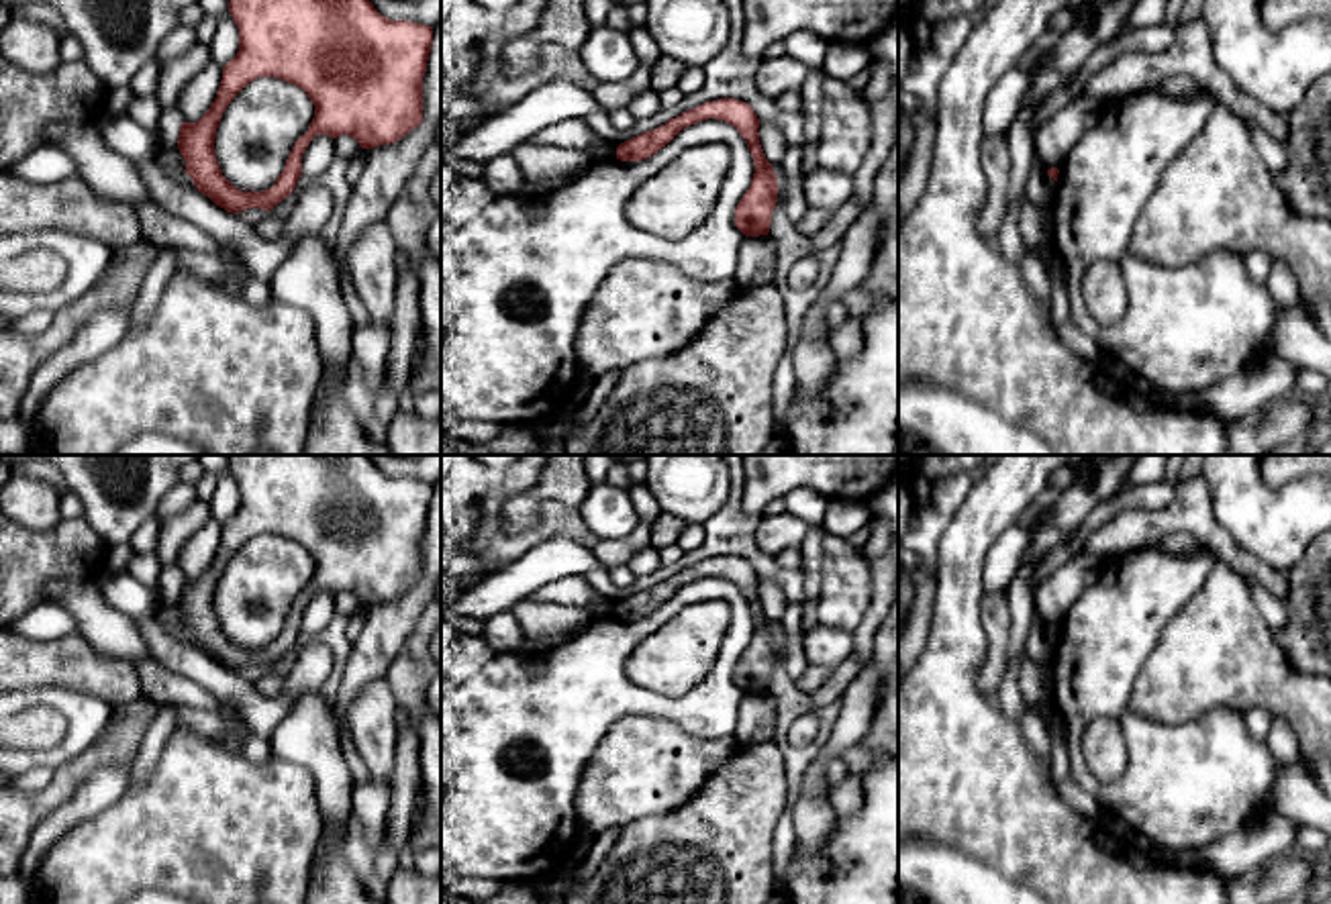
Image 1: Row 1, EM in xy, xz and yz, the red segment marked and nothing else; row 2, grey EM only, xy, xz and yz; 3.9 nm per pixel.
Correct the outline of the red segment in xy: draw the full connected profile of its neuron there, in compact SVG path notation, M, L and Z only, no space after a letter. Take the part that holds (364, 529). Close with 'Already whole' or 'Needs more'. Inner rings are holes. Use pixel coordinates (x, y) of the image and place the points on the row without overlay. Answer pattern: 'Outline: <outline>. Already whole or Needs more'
Outline: M227 455L239 486L239 508L223 524L214 559L196 580L182 580L178 606L198 649L227 669L272 667L288 655L302 633L302 612L316 592L353 594L361 606L390 602L416 586L423 575L423 535L433 484L390 478L367 455ZM257 535L278 535L306 549L314 561L308 588L294 600L284 629L263 649L241 649L220 629L214 612L216 586L233 555Z. Already whole

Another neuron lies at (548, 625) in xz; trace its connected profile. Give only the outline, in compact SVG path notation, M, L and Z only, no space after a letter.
M535 600L514 604L512 614L521 622L525 639L543 647L574 639L594 620L584 608Z

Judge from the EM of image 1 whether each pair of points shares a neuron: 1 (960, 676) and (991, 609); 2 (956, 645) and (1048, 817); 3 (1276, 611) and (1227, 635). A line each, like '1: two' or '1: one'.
1: two
2: one
3: two

